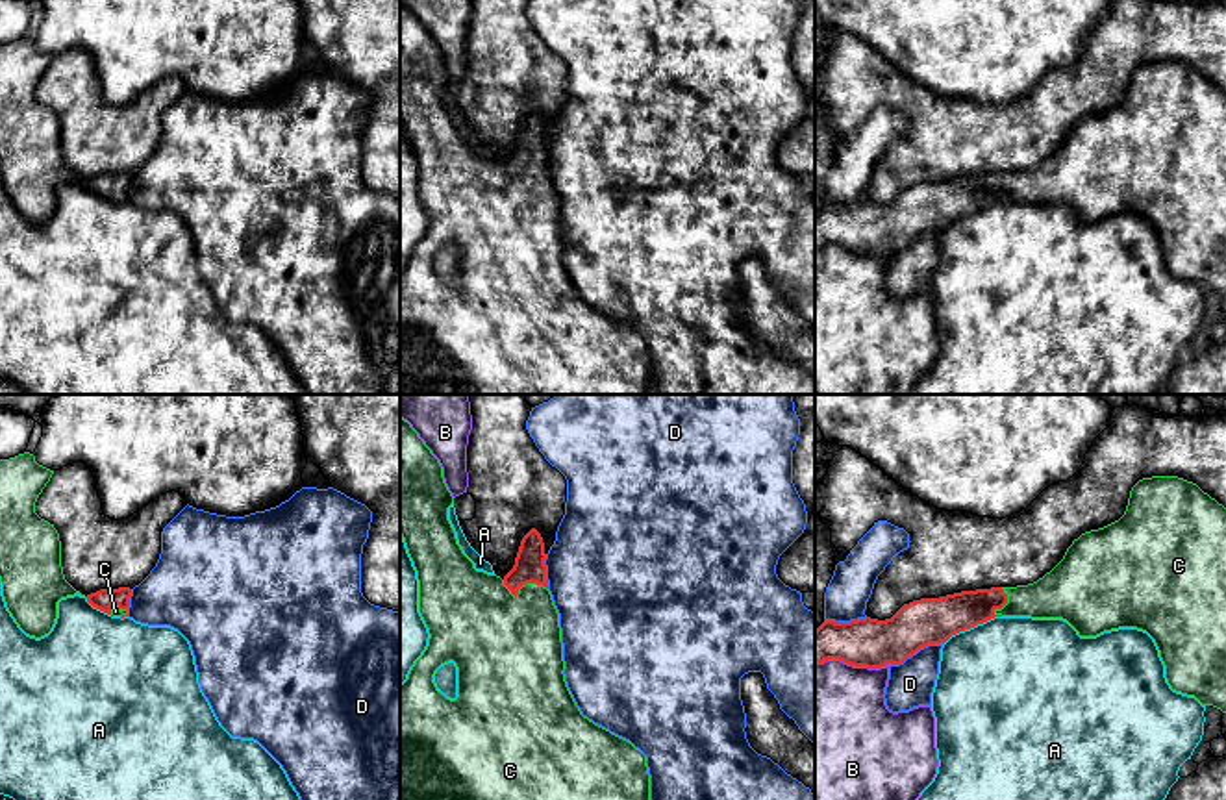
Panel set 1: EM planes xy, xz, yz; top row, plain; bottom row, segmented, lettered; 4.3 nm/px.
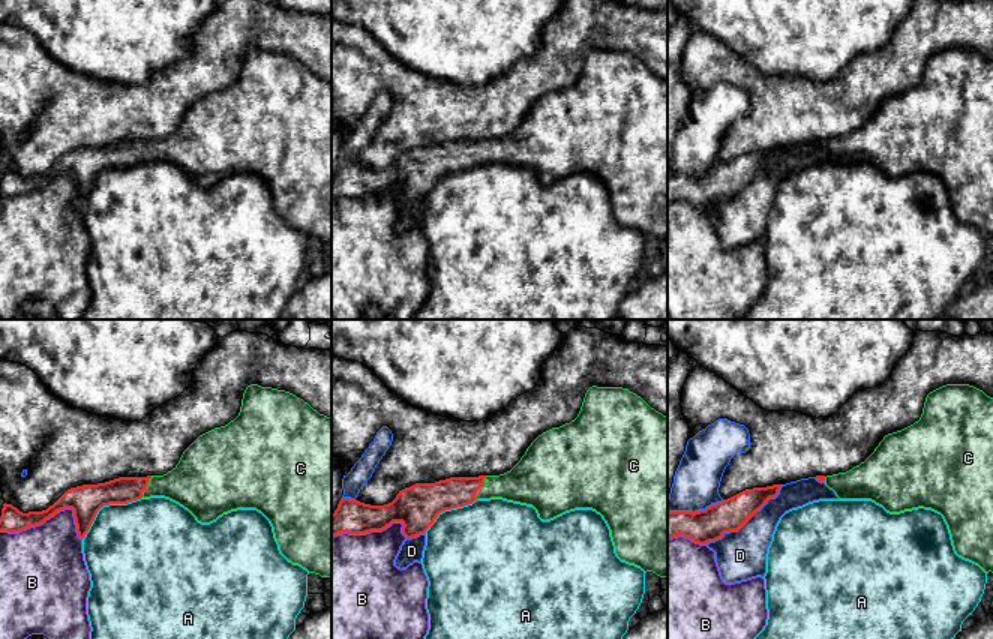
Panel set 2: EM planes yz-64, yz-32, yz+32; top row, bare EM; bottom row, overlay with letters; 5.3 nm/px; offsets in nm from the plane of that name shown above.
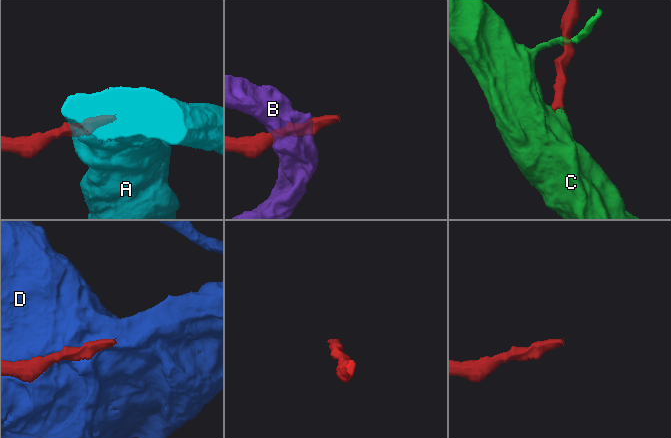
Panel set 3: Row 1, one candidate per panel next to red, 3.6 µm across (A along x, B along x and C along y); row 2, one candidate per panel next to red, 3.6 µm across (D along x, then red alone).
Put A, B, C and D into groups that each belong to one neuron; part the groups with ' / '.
A / B / C / D

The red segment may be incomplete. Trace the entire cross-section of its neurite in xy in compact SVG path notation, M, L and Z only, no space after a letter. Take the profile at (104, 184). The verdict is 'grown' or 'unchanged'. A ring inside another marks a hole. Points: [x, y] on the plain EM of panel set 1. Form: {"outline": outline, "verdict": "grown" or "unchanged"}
{"outline": "M119 172L119 174L100 174L96 178L87 180L87 187L111 200L111 202L128 202L128 193L130 193L130 181L131 174L130 172Z", "verdict": "grown"}

